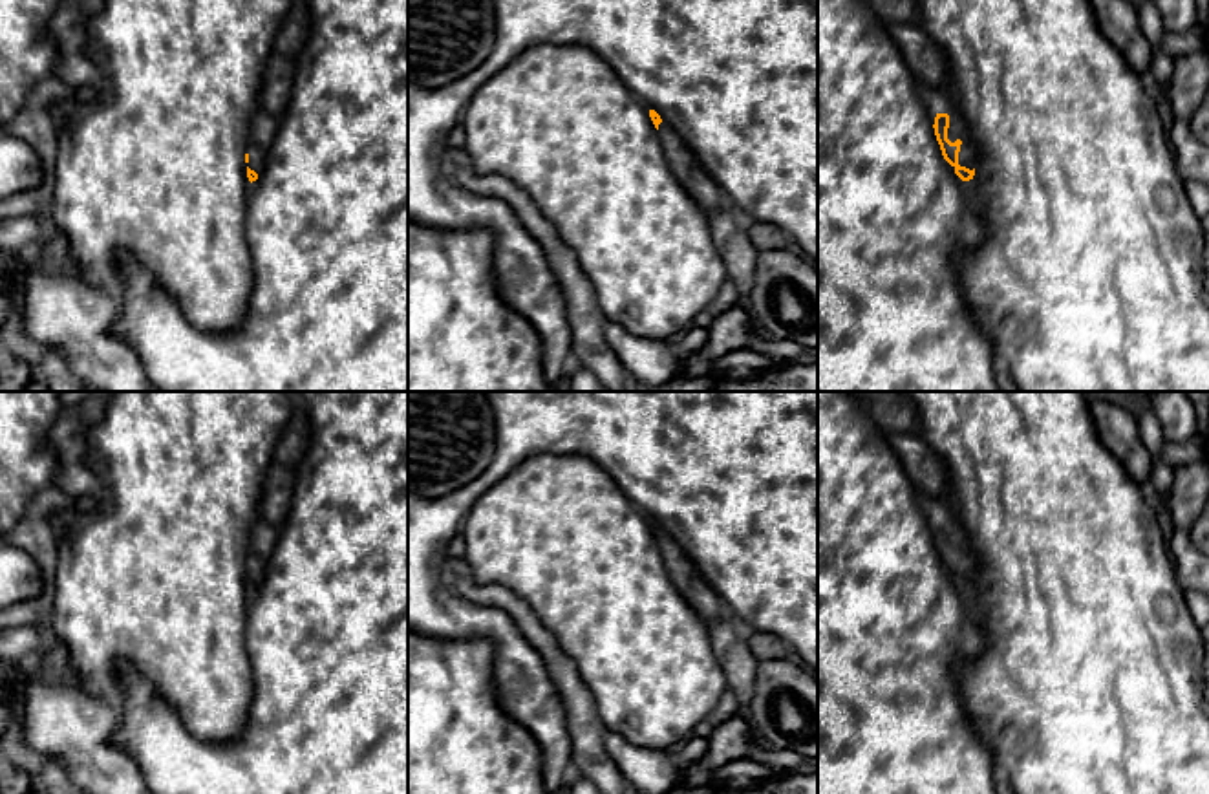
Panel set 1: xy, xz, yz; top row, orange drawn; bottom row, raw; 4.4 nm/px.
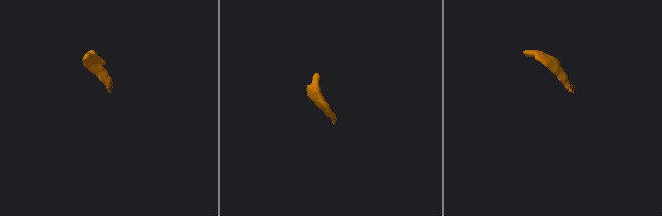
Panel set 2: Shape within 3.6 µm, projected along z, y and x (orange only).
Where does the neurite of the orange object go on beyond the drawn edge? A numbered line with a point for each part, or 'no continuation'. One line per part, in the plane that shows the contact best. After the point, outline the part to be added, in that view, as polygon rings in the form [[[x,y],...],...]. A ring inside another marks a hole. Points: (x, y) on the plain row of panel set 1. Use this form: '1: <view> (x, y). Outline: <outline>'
1: yz (966, 566). Outline: [[[949,527],[947,549],[951,553],[955,553],[957,549],[962,551],[960,562],[958,562],[958,574],[973,580],[977,576],[975,562],[964,547],[962,534],[955,527]]]

